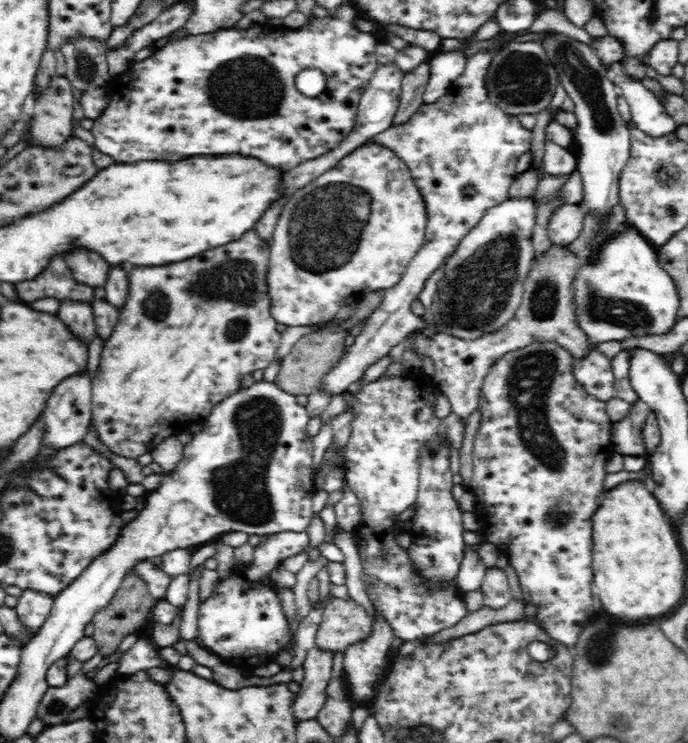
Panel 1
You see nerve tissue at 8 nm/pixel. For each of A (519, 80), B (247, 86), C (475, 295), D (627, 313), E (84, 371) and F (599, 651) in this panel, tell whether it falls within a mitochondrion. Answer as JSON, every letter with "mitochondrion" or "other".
{"A":"mitochondrion","B":"mitochondrion","C":"mitochondrion","D":"mitochondrion","E":"other","F":"mitochondrion"}

